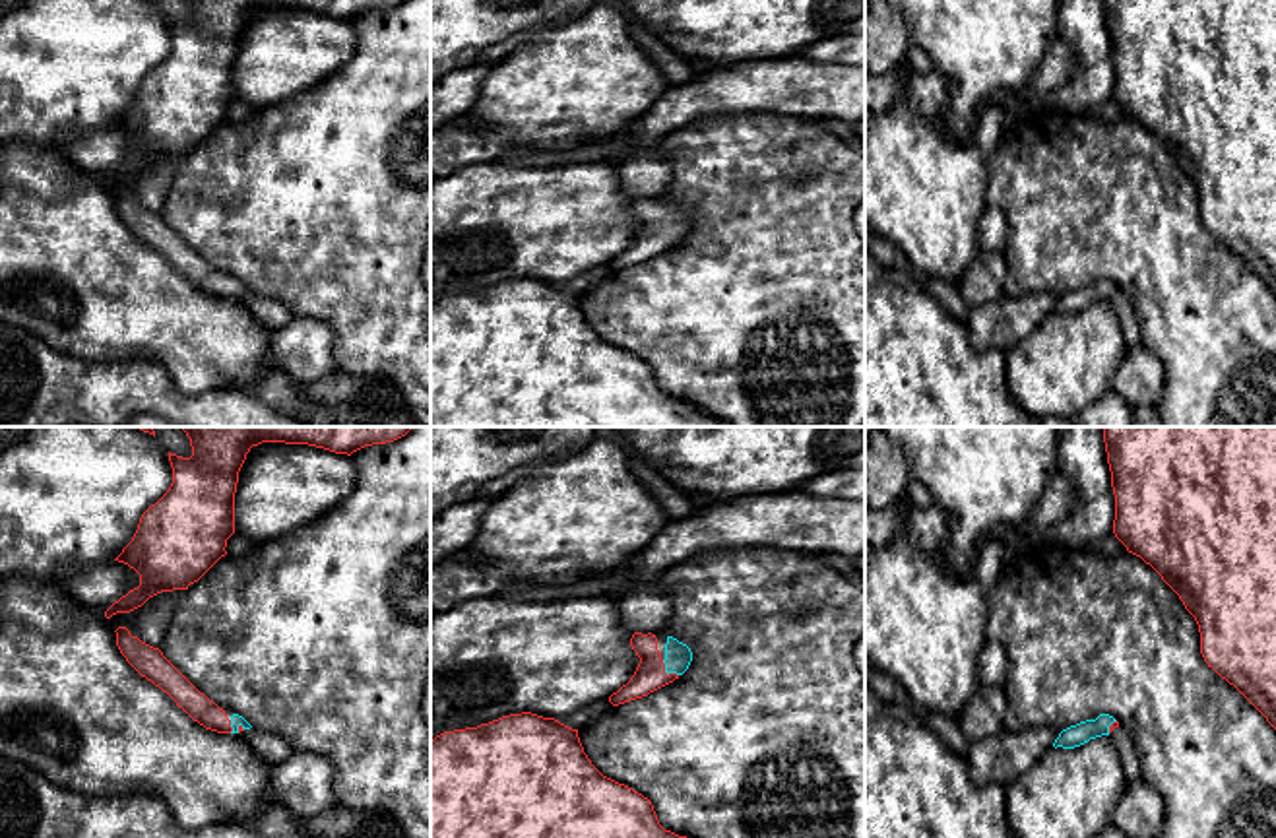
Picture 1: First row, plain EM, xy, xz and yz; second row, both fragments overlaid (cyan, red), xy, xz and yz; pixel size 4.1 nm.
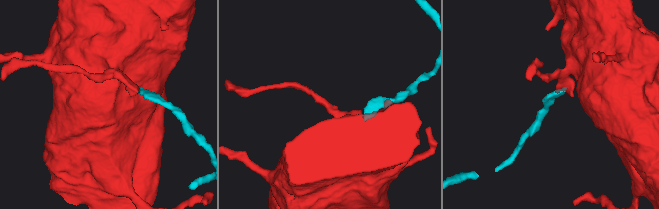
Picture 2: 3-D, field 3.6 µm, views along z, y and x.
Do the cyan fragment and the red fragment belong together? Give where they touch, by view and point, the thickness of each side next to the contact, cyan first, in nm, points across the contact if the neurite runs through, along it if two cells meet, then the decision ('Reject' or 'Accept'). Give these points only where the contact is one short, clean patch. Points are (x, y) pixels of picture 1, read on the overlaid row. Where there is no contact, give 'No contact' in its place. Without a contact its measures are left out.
Touches cyan at xz (666, 672). Thickness 110 nm (cyan) against 130 nm. Path across: xz (677, 656), (666, 672), (650, 674). Accept

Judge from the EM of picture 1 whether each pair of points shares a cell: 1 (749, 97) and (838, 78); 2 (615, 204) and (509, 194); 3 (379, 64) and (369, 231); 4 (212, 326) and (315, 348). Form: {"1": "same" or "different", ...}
{"1": "same", "2": "same", "3": "same", "4": "different"}

